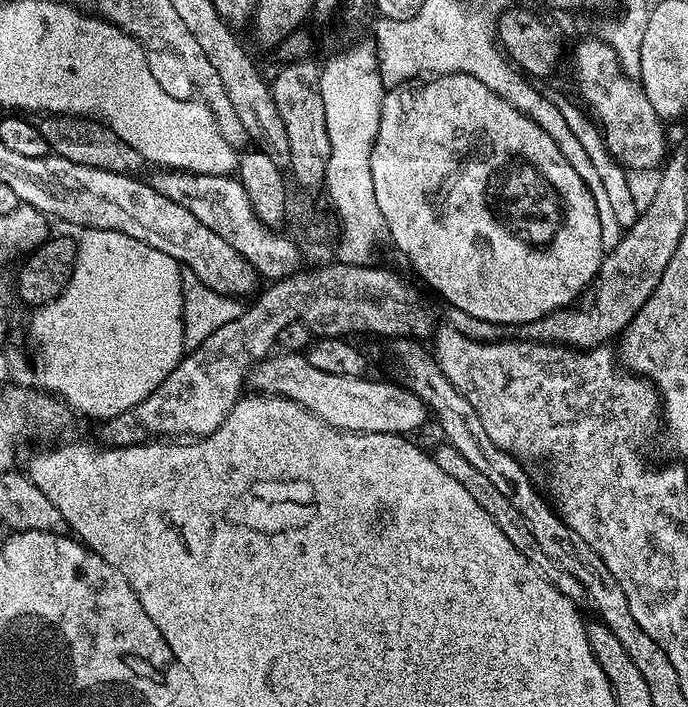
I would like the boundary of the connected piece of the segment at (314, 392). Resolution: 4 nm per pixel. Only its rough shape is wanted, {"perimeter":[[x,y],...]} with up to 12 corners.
{"perimeter":[[281,351],[252,365],[282,396],[345,432],[412,434],[430,408],[407,386],[326,374]]}

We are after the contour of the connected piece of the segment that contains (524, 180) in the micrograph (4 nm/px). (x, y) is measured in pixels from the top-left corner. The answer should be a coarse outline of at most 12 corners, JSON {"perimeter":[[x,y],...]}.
{"perimeter":[[461,72],[385,91],[397,250],[527,326],[606,255],[554,138]]}

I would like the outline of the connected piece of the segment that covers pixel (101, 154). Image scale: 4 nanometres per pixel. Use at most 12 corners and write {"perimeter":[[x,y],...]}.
{"perimeter":[[44,114],[49,149],[70,162],[123,176],[138,150],[87,115]]}

